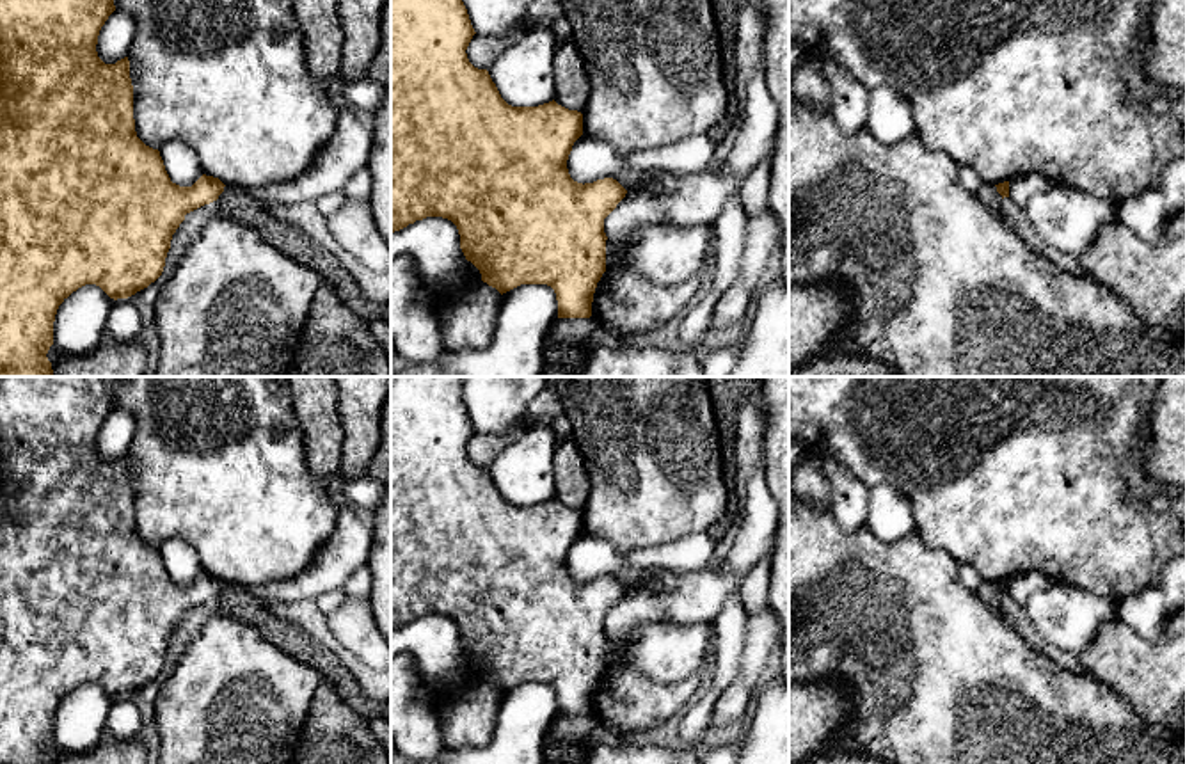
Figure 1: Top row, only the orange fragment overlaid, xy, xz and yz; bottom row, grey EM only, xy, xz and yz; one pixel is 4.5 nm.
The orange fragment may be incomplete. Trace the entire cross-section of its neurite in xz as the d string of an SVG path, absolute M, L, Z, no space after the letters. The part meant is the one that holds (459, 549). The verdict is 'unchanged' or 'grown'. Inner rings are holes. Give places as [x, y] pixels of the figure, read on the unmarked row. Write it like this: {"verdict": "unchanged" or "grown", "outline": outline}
{"verdict": "unchanged", "outline": "M391 377L391 631L423 618L442 615L451 618L460 633L460 647L481 672L481 679L501 693L521 682L547 682L558 698L558 716L590 716L597 680L606 670L604 617L625 595L627 588L613 576L577 581L570 576L567 558L574 540L583 533L583 512L558 503L554 497L538 505L508 503L487 467L474 466L467 444L476 432L462 400L464 377Z"}

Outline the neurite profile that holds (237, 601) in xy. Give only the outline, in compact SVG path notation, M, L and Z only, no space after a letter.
M226 583L217 601L222 613L254 625L263 638L277 649L316 668L325 680L336 686L346 705L361 718L366 721L375 718L391 718L391 698L371 698L357 684L352 672L336 654L332 654L304 629L272 613L268 606L256 599L245 586Z

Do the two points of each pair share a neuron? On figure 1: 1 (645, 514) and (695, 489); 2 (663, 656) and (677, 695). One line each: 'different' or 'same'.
1: same
2: different

